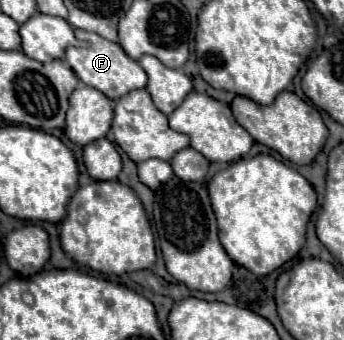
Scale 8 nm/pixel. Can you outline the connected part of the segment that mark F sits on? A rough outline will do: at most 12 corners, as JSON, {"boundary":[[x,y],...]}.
{"boundary":[[74,29],[66,63],[84,85],[118,101],[146,73],[118,43]]}

